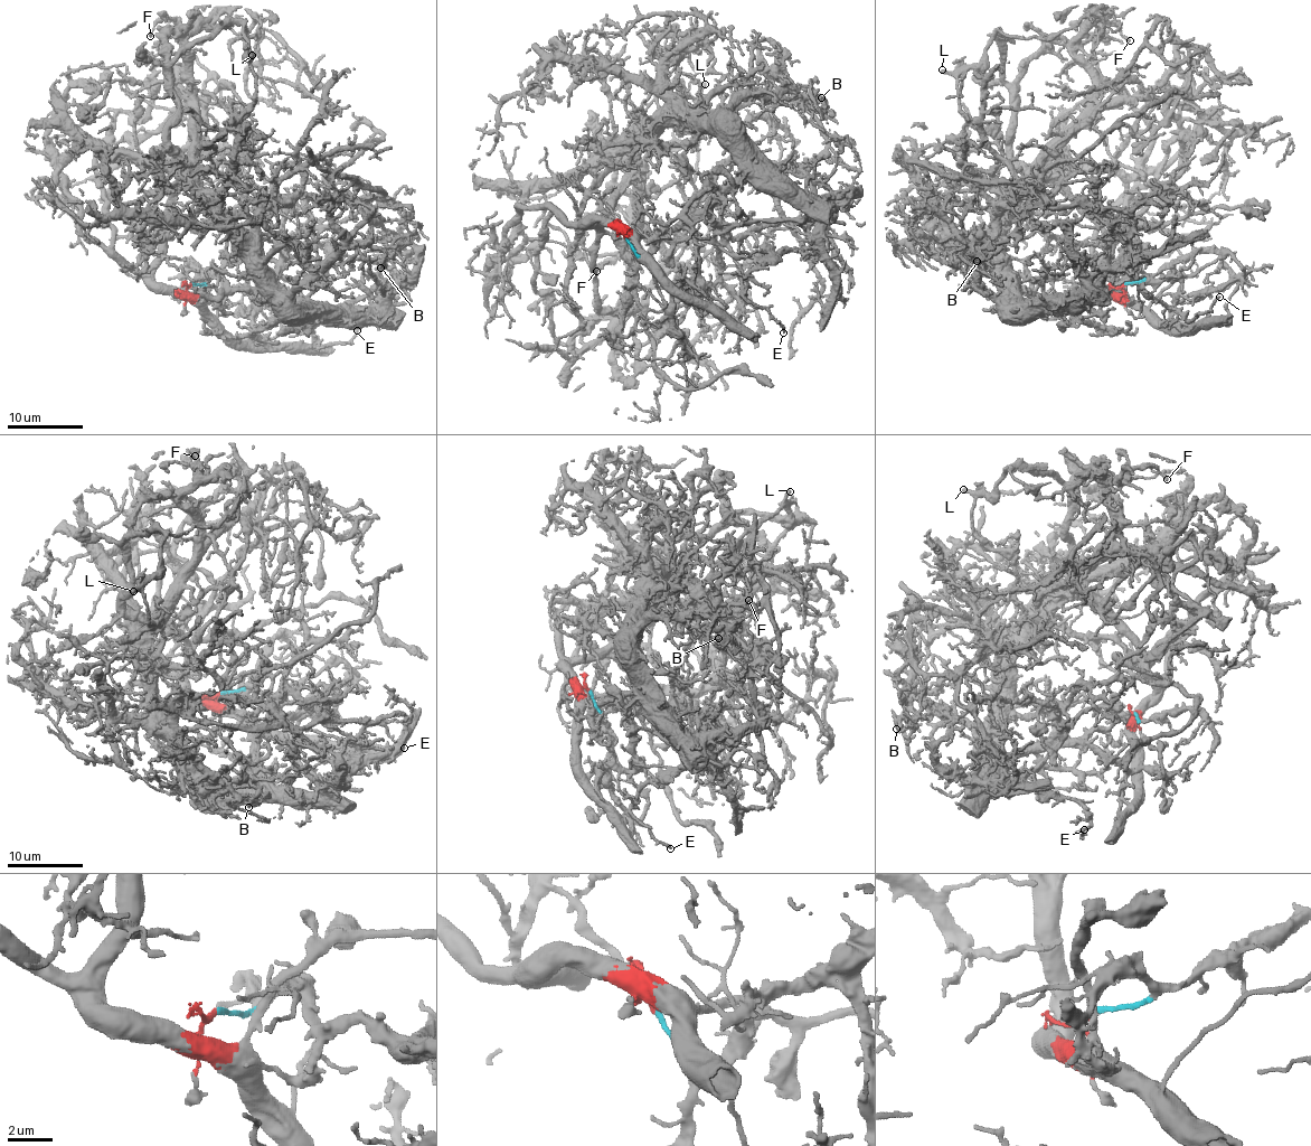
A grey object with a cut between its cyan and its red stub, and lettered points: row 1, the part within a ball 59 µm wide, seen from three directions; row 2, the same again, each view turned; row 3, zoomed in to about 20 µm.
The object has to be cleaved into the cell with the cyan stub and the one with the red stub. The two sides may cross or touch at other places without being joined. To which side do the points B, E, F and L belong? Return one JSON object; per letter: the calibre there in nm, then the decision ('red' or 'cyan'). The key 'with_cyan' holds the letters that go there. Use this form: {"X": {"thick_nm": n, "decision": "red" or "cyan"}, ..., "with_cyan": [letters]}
{"B": {"thick_nm": 200, "decision": "cyan"}, "E": {"thick_nm": 170, "decision": "cyan"}, "F": {"thick_nm": 220, "decision": "red"}, "L": {"thick_nm": 320, "decision": "red"}, "with_cyan": ["B", "E"]}

